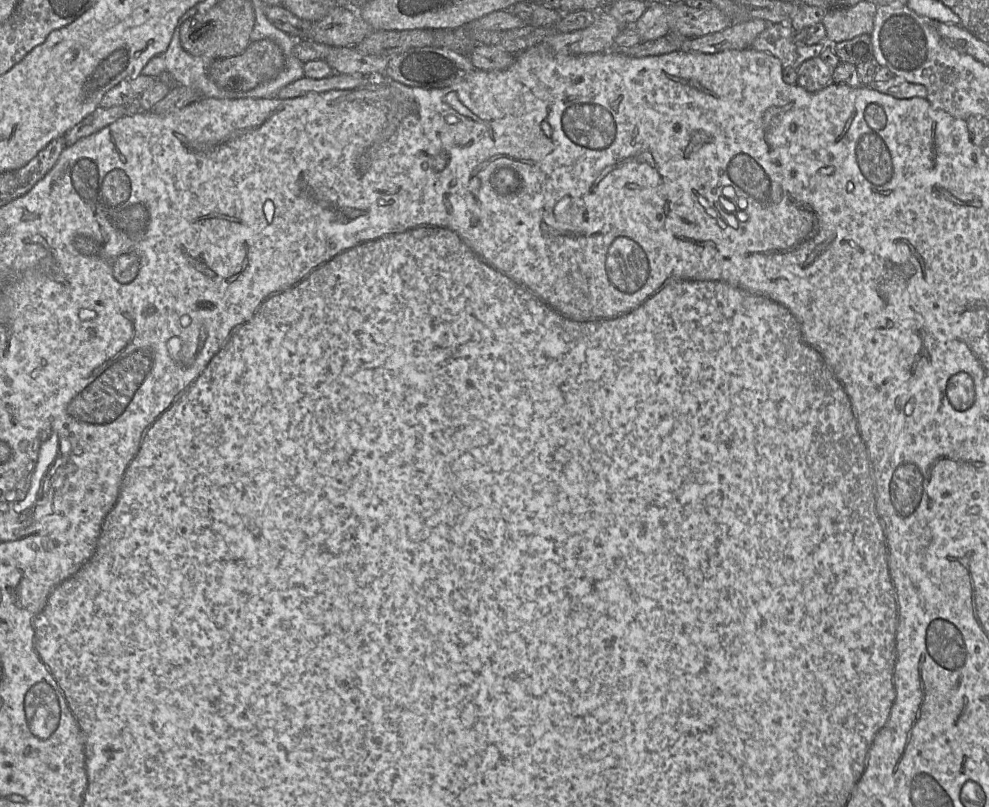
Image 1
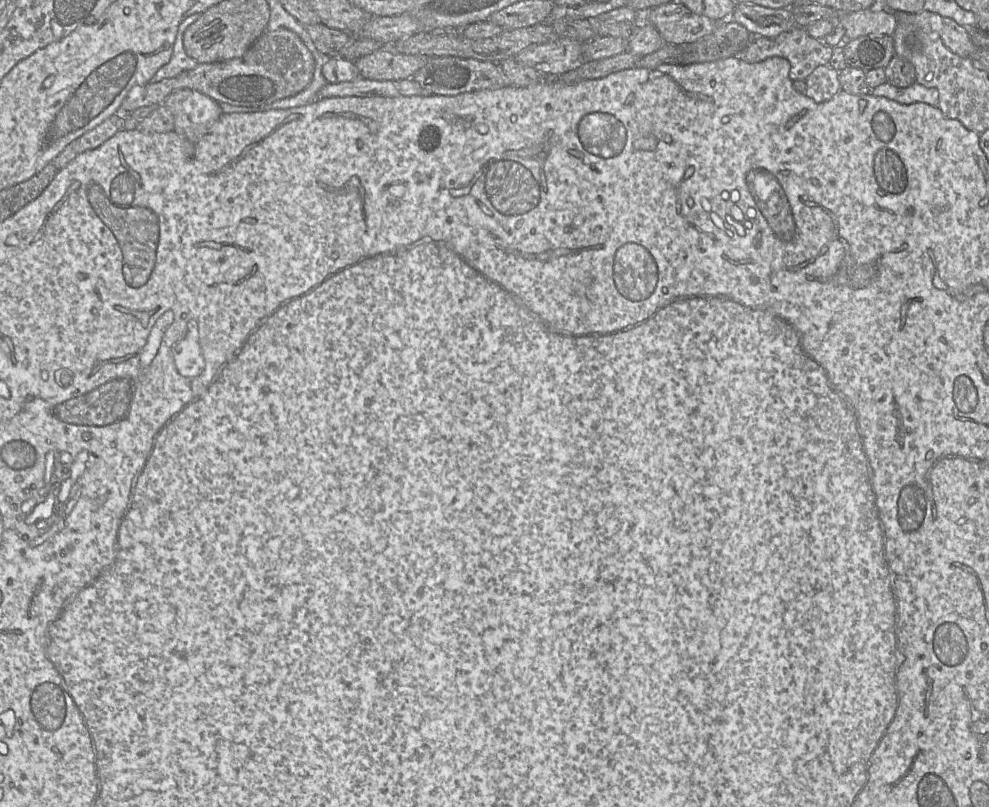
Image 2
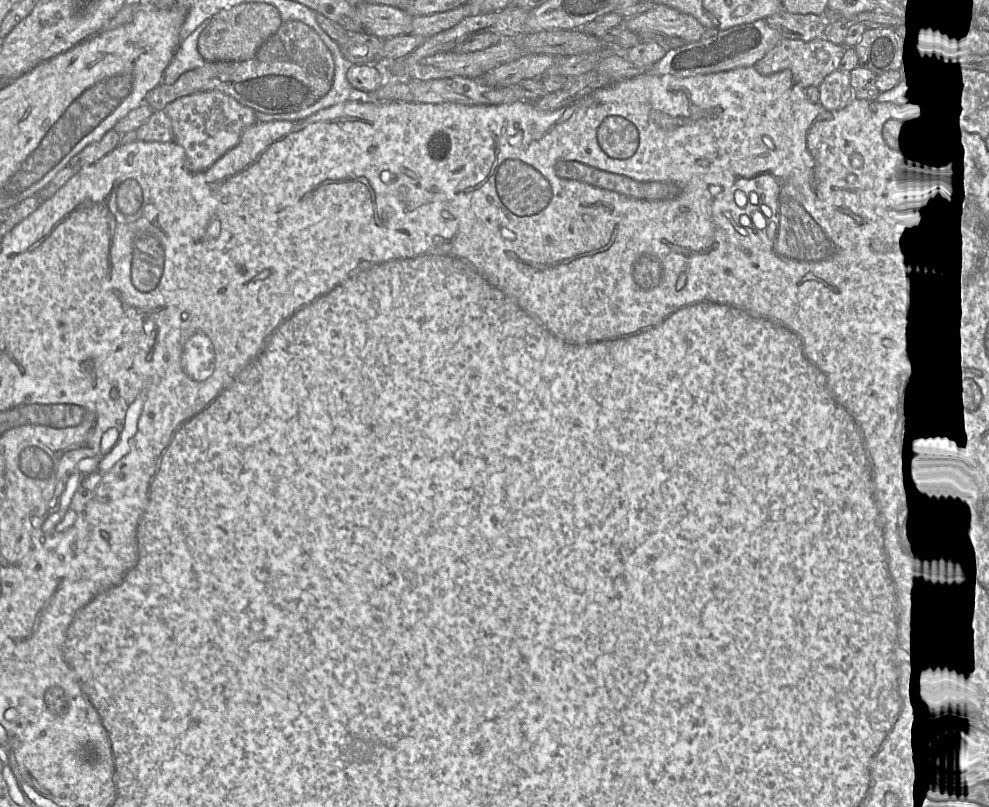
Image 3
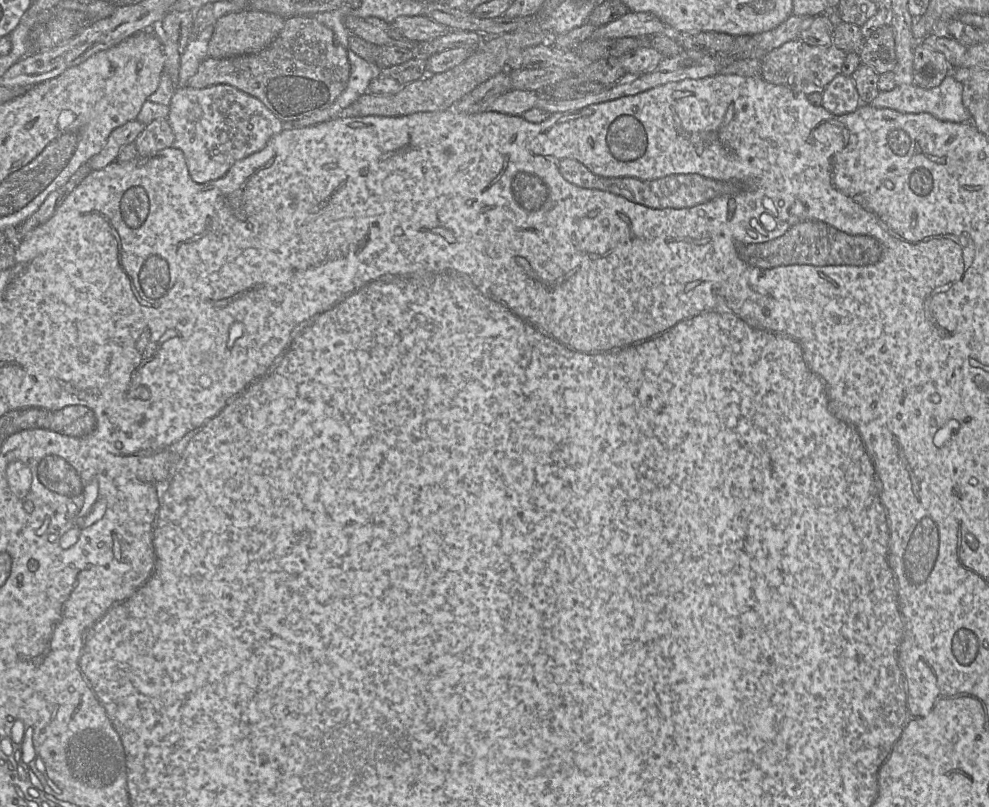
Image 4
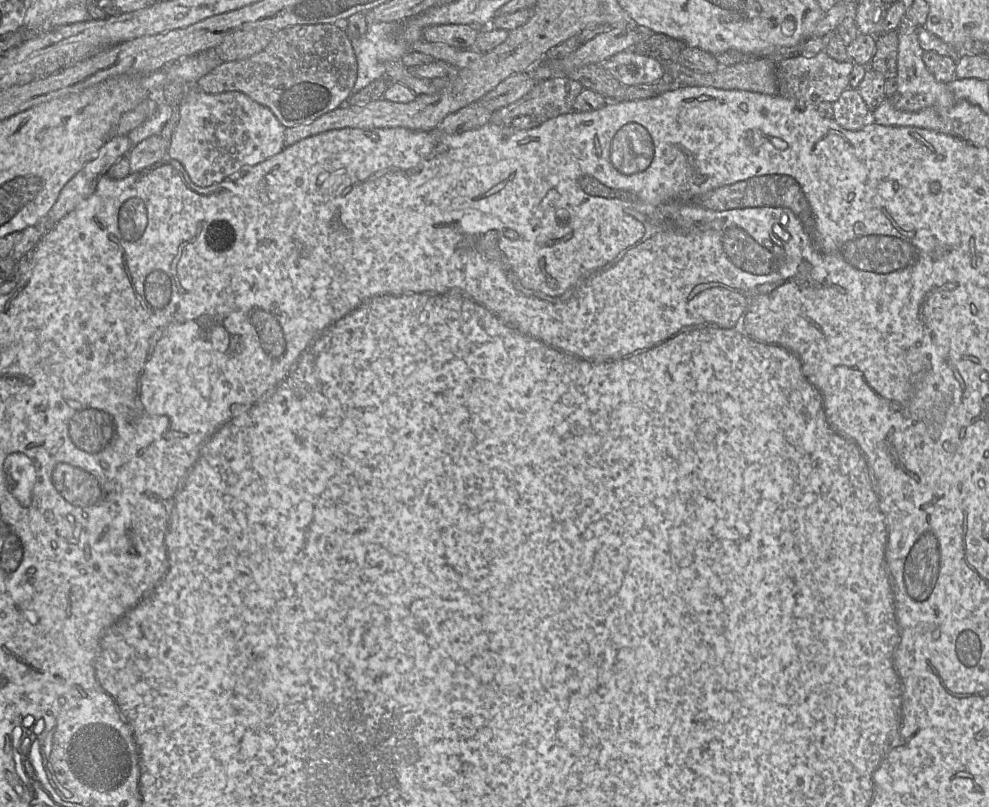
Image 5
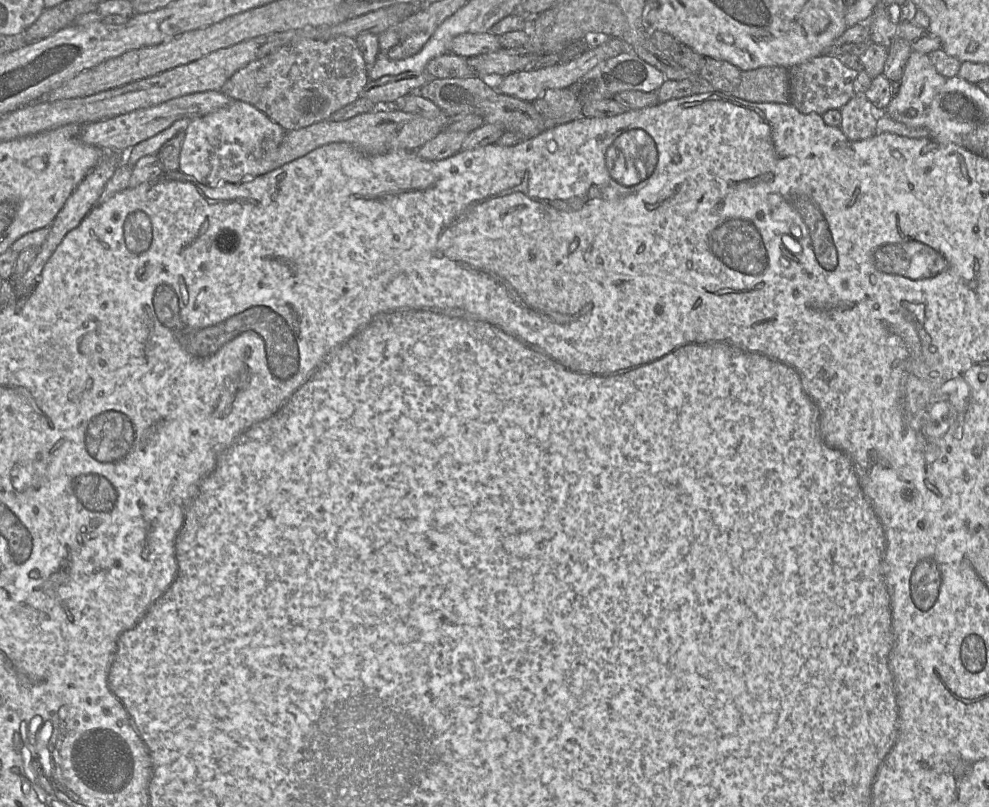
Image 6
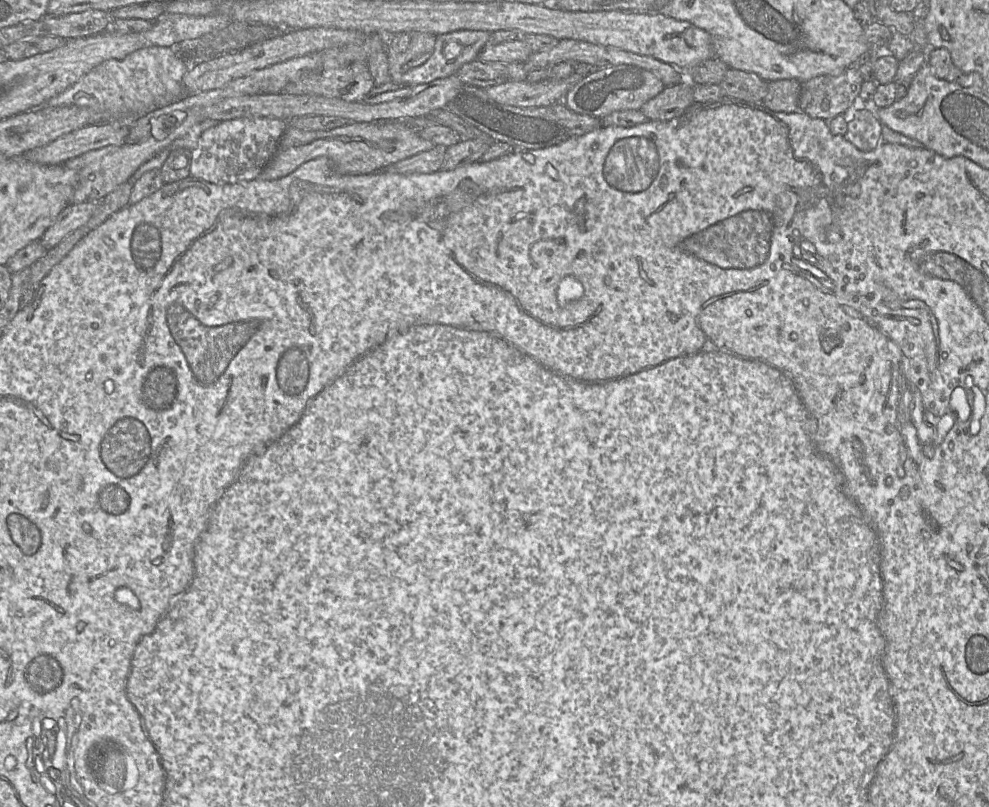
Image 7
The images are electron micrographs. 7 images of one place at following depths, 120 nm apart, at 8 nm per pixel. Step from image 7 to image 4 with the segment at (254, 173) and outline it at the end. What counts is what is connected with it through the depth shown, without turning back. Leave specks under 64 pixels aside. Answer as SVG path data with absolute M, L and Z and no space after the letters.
M227 84L203 89L178 86L171 97L169 109L167 120L175 137L173 148L184 153L190 177L198 184L222 177L235 162L262 150L271 139L285 130L285 122L277 118L260 100Z

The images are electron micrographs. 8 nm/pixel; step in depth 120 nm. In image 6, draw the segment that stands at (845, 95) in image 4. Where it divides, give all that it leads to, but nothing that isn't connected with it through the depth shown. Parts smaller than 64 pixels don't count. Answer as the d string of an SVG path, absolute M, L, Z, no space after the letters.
M855 94L841 109L839 128L850 140L860 141L877 134L878 113L864 94Z

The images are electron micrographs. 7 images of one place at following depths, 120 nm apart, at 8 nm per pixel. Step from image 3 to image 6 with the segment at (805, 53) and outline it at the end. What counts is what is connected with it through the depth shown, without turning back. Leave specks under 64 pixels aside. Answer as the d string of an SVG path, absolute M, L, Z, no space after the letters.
M820 55L790 68L790 103L804 114L821 116L828 110L841 109L854 95L853 83L858 71L843 64L834 55Z

